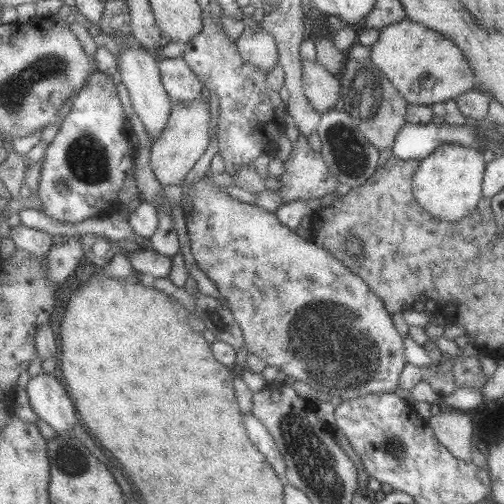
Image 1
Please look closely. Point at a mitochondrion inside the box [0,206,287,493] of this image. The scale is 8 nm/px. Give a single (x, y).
(71, 462)

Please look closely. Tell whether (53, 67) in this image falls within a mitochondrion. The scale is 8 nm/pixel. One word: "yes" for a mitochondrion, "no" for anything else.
yes

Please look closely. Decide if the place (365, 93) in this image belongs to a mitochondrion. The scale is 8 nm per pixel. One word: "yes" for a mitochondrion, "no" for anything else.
yes

